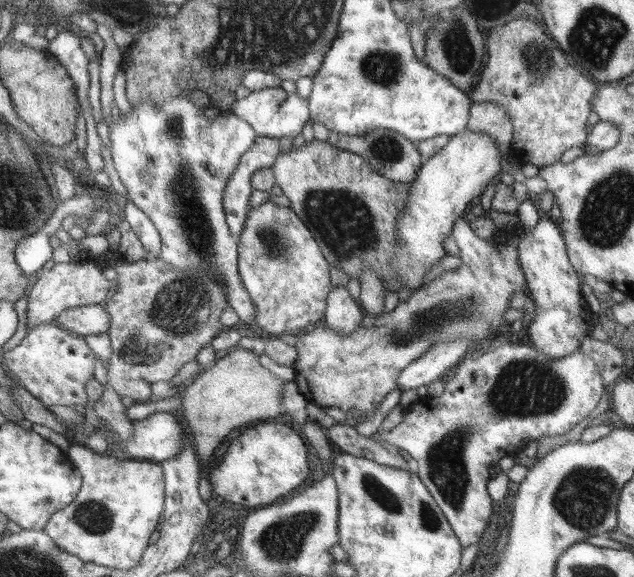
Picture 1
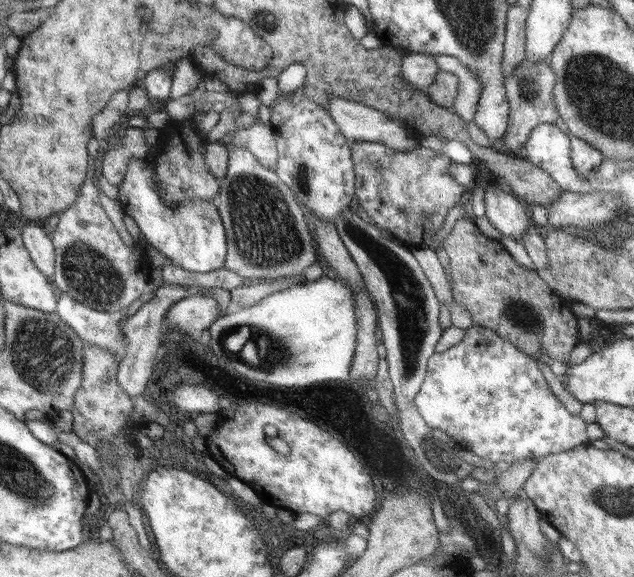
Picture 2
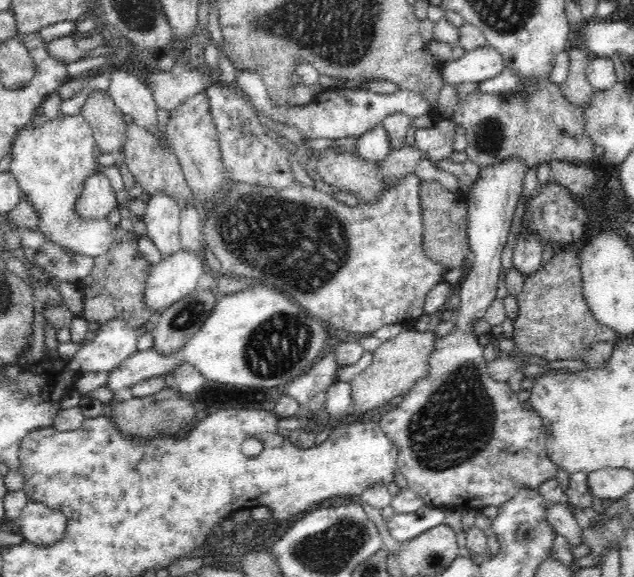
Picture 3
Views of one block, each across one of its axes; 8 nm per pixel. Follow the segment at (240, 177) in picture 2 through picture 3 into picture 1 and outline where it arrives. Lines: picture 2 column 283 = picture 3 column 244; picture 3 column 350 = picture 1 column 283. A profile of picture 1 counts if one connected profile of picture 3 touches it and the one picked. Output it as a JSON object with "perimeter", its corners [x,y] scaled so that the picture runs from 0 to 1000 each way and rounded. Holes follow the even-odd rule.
{"perimeter":[[[421,348],[410,357],[401,357],[391,367],[386,395],[377,409],[377,470],[386,501],[405,527],[407,544],[404,563],[426,582],[442,582],[446,577],[473,577],[473,572],[489,568],[489,562],[502,558],[517,525],[521,510],[521,458],[489,397],[470,378],[461,359],[437,355]]]}

